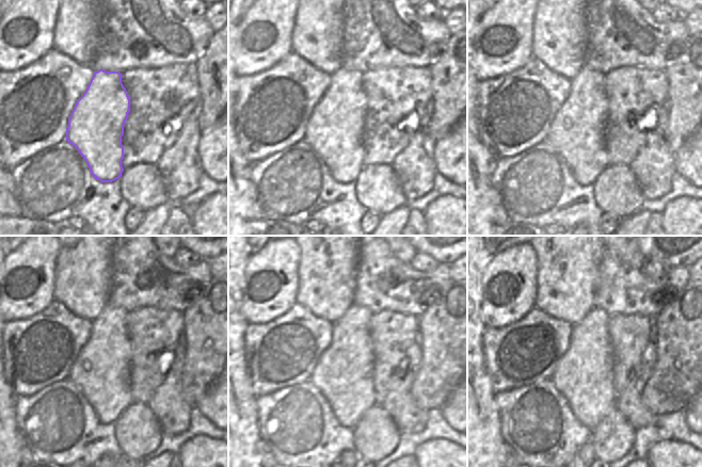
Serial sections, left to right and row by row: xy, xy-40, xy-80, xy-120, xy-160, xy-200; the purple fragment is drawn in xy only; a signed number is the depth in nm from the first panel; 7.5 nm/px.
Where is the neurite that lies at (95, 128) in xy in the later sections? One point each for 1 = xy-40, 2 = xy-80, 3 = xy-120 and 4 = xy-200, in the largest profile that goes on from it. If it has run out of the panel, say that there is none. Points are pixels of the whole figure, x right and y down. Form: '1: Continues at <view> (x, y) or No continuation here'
1: Continues at xy-40 (334, 130)
2: Continues at xy-80 (576, 132)
3: Continues at xy-120 (101, 370)
4: Continues at xy-200 (584, 374).

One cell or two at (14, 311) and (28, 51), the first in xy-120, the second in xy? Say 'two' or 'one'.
one

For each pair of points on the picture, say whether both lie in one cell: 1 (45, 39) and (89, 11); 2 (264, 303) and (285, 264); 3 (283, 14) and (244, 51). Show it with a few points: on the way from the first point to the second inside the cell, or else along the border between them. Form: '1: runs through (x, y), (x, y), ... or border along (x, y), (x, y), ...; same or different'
1: border along (58, 11), (52, 47); different
2: runs through (274, 298), (289, 282), (287, 275); same
3: runs through (278, 29), (276, 42), (268, 49), (259, 52); same

